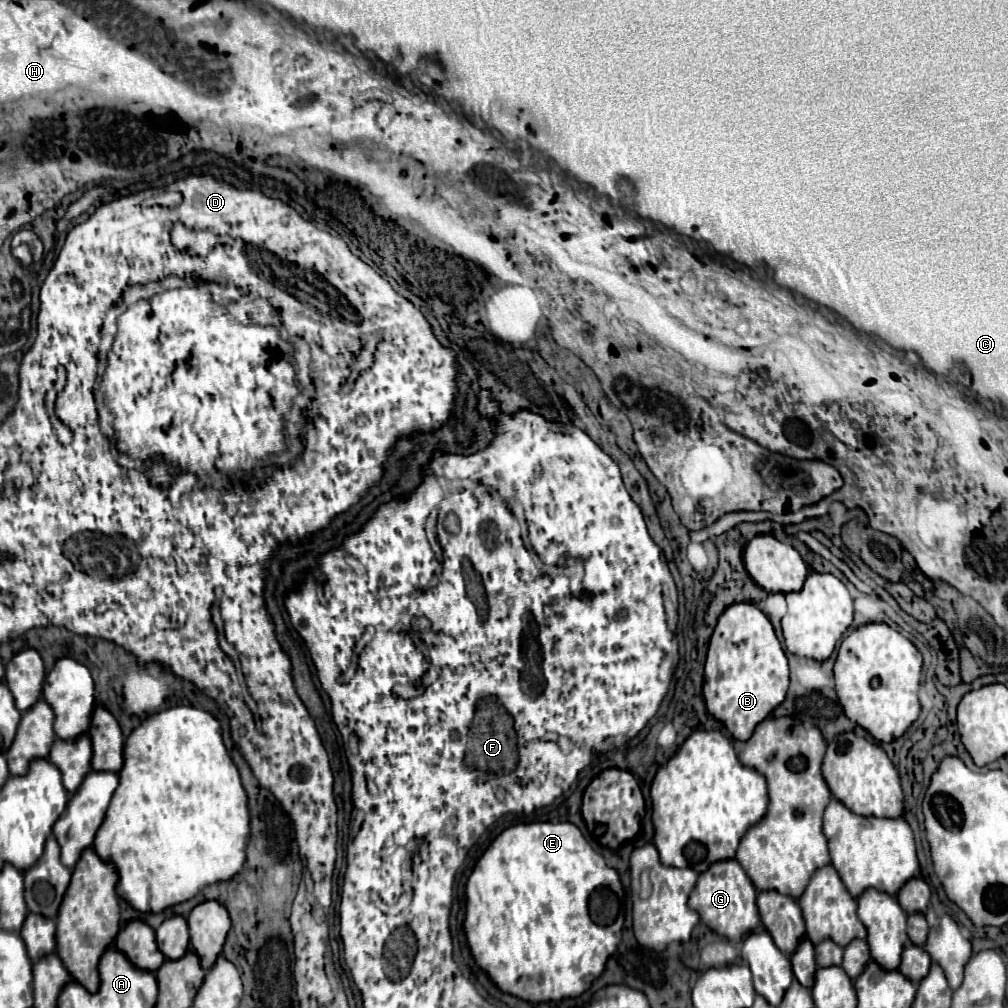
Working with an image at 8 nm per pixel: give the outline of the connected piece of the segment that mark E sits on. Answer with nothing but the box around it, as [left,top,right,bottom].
[464,823,624,1003]

